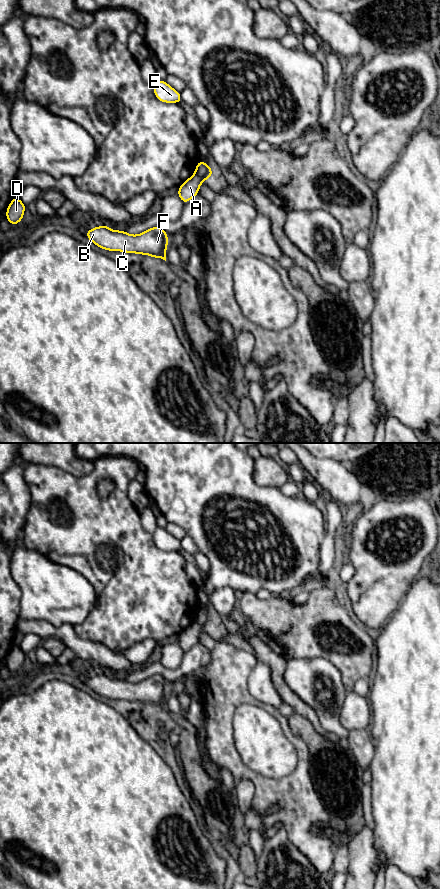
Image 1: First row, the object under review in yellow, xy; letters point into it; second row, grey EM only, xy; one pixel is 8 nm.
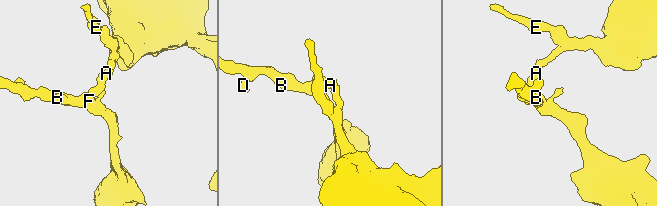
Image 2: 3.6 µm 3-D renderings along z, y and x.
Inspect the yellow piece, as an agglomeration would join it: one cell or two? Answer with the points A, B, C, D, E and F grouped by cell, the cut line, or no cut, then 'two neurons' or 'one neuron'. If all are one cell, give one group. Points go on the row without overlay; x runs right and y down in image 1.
A B C D F / E | xy (194, 621), (204, 627) | two neurons

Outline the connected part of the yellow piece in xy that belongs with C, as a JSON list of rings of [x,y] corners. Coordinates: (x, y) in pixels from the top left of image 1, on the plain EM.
[[[105,672],[89,677],[85,683],[103,698],[149,703],[166,709],[168,682],[160,674],[154,674],[138,683],[131,683],[122,677],[114,679]]]

